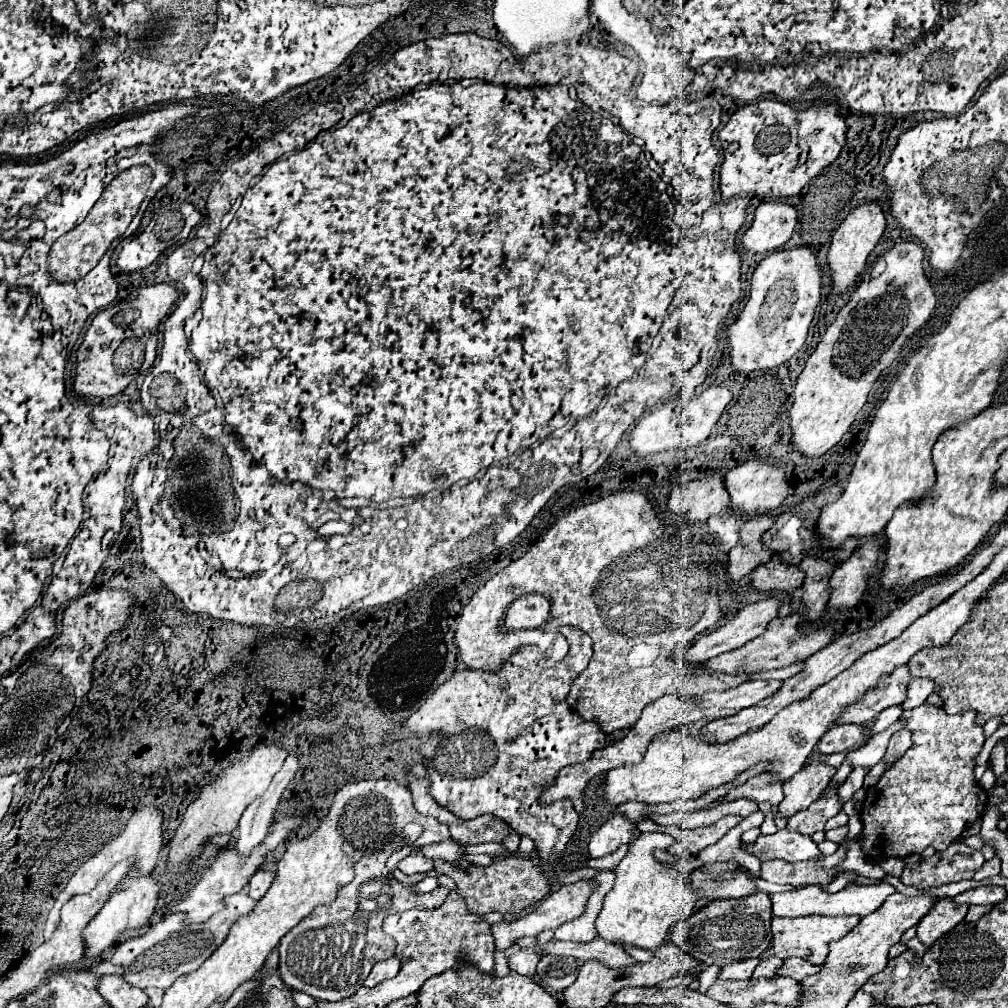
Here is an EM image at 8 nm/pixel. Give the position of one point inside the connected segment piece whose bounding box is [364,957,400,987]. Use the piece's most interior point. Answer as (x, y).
(390, 968)

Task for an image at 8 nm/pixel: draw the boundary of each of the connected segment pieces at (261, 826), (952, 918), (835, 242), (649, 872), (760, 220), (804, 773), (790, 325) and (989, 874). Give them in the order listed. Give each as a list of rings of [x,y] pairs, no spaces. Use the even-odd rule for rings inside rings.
[[[290,753],[288,759],[284,761],[284,767],[274,775],[268,789],[244,811],[238,823],[238,841],[236,841],[238,851],[250,853],[252,847],[260,845],[274,819],[274,811],[282,801],[284,791],[288,783],[294,779],[296,771],[298,771],[298,753]]]
[[[940,899],[940,903],[932,905],[932,911],[924,915],[918,923],[918,937],[920,941],[930,947],[936,939],[940,939],[944,933],[954,929],[968,913],[966,903],[956,903],[952,899]]]
[[[870,201],[860,205],[858,209],[850,211],[850,215],[842,221],[842,225],[834,231],[832,235],[832,243],[830,243],[830,251],[828,251],[828,265],[832,269],[834,275],[834,289],[832,295],[840,295],[850,291],[856,285],[856,277],[864,271],[866,267],[866,259],[870,255],[870,251],[876,247],[876,243],[880,241],[882,233],[886,229],[886,217],[884,217],[884,209],[880,203]]]
[[[642,833],[638,839],[630,841],[628,855],[622,859],[622,863],[614,869],[616,881],[614,887],[606,893],[602,911],[596,919],[596,931],[598,937],[614,943],[622,941],[628,945],[636,945],[642,949],[656,951],[662,943],[668,931],[688,919],[694,909],[696,901],[700,899],[692,887],[688,885],[688,877],[674,867],[674,863],[658,861],[654,857],[654,849],[670,851],[676,839],[668,833]]]
[[[768,201],[756,209],[752,227],[744,233],[742,245],[752,253],[774,251],[794,233],[798,211],[782,201]]]
[[[822,761],[806,763],[790,781],[784,783],[784,801],[778,807],[780,815],[790,817],[800,809],[806,809],[828,787],[834,773],[836,767],[830,767]]]
[[[792,247],[784,251],[770,253],[754,271],[752,275],[752,291],[750,299],[744,307],[742,317],[728,329],[728,343],[730,343],[730,361],[736,371],[750,373],[762,367],[778,367],[786,363],[792,355],[800,351],[806,341],[810,323],[814,319],[814,311],[822,299],[822,269],[818,265],[816,253],[810,247]]]
[[[995,855],[991,860],[986,861],[983,867],[974,875],[973,879],[982,881],[983,879],[992,878],[1001,873],[1000,858]]]

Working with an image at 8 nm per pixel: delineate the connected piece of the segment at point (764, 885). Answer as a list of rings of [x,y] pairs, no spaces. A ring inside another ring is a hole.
[[[760,878],[759,880],[756,880],[756,884],[760,891],[763,891],[767,894],[786,892],[788,890],[790,891],[790,890],[794,890],[794,889],[801,889],[801,888],[812,885],[812,884],[805,883],[798,887],[794,887],[791,885],[780,885],[780,884],[771,883],[771,882],[765,881],[762,878]]]

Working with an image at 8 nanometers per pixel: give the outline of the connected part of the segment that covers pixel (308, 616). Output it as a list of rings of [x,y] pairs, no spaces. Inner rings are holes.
[[[458,33],[458,35],[444,35],[444,37],[440,37],[440,39],[426,39],[426,41],[418,41],[418,43],[412,43],[412,45],[408,45],[408,47],[402,47],[402,49],[398,49],[398,51],[396,51],[396,53],[394,53],[394,55],[392,55],[392,59],[390,59],[390,61],[388,61],[388,63],[385,63],[385,64],[383,64],[383,65],[381,65],[381,66],[380,66],[380,67],[379,67],[379,66],[377,66],[377,67],[373,67],[373,68],[372,68],[372,69],[371,69],[371,70],[370,70],[370,71],[369,71],[369,73],[367,73],[367,74],[365,74],[365,75],[364,75],[364,82],[363,82],[363,83],[362,83],[362,84],[361,84],[361,85],[359,85],[359,86],[358,86],[358,87],[357,87],[357,88],[356,88],[356,89],[354,89],[354,90],[352,90],[352,91],[349,91],[349,92],[348,92],[348,93],[343,93],[343,94],[341,94],[341,95],[340,95],[340,99],[338,99],[338,101],[330,101],[330,103],[326,103],[326,105],[316,105],[316,107],[314,107],[314,109],[312,109],[312,111],[310,111],[310,113],[308,113],[308,115],[304,115],[304,117],[300,117],[300,119],[296,119],[296,121],[294,121],[294,123],[292,123],[292,125],[288,125],[288,127],[286,127],[286,129],[283,129],[283,130],[282,130],[282,131],[280,131],[280,132],[278,132],[278,133],[277,133],[277,134],[276,134],[276,135],[274,135],[274,137],[273,137],[273,138],[272,138],[272,139],[269,139],[269,140],[268,140],[268,141],[265,141],[265,142],[264,142],[264,143],[262,143],[262,145],[260,145],[260,147],[256,147],[256,149],[255,149],[255,150],[254,150],[254,151],[252,151],[252,153],[248,153],[248,155],[246,155],[246,157],[244,157],[244,159],[240,159],[240,161],[238,161],[238,163],[234,163],[234,165],[232,165],[232,166],[231,166],[231,167],[230,167],[230,169],[228,169],[228,171],[226,171],[226,173],[224,173],[224,175],[222,175],[222,177],[220,177],[220,183],[216,183],[216,185],[214,185],[214,187],[212,187],[212,191],[210,191],[210,197],[208,197],[208,203],[206,203],[206,219],[204,219],[204,222],[202,222],[202,223],[201,223],[201,224],[200,224],[200,225],[199,225],[199,226],[198,226],[198,229],[197,229],[197,232],[196,232],[196,235],[195,235],[195,237],[194,237],[194,238],[193,238],[193,239],[191,239],[191,240],[187,240],[187,241],[186,241],[186,242],[185,242],[185,243],[184,243],[184,244],[182,244],[182,245],[181,245],[181,246],[179,246],[179,247],[178,247],[178,248],[177,248],[177,249],[176,249],[176,250],[175,250],[175,251],[173,251],[173,252],[172,252],[172,253],[171,253],[171,254],[170,254],[170,255],[169,255],[169,256],[168,256],[168,258],[167,258],[167,274],[168,274],[168,276],[169,276],[169,277],[170,277],[170,278],[171,278],[171,279],[172,279],[172,280],[173,280],[173,281],[175,281],[175,282],[178,282],[178,283],[182,283],[182,285],[183,285],[183,287],[184,287],[184,289],[185,289],[185,291],[186,291],[186,293],[187,293],[187,294],[186,294],[186,296],[185,296],[185,298],[184,298],[184,300],[183,300],[183,301],[181,301],[181,302],[180,302],[180,303],[179,303],[179,304],[178,304],[178,307],[177,307],[177,309],[175,309],[175,310],[174,310],[174,311],[173,311],[173,312],[172,312],[172,314],[171,314],[171,315],[170,315],[170,317],[168,317],[168,318],[167,318],[167,319],[166,319],[166,321],[164,321],[164,332],[165,332],[165,333],[164,333],[164,334],[163,334],[163,338],[164,338],[164,339],[163,339],[163,344],[162,344],[162,349],[161,349],[161,352],[162,352],[162,353],[160,353],[160,359],[158,359],[158,361],[156,361],[156,363],[154,363],[154,365],[152,365],[152,367],[150,367],[150,371],[148,371],[148,375],[146,375],[146,379],[144,379],[144,383],[142,383],[142,389],[140,389],[140,395],[142,395],[142,403],[144,403],[144,409],[148,409],[148,411],[150,411],[150,413],[154,413],[154,411],[156,411],[156,409],[158,409],[158,405],[160,405],[160,403],[162,403],[162,401],[164,401],[164,399],[166,399],[166,397],[180,397],[180,379],[176,379],[176,359],[172,359],[172,361],[166,361],[166,359],[170,359],[170,353],[168,353],[168,349],[172,349],[172,357],[174,357],[174,349],[176,349],[176,353],[178,353],[178,355],[188,355],[188,359],[192,359],[192,357],[196,357],[196,359],[198,359],[198,367],[200,367],[200,365],[202,365],[202,367],[204,367],[204,371],[206,371],[206,373],[204,373],[204,371],[202,371],[202,375],[194,375],[194,377],[202,377],[202,379],[196,379],[196,381],[192,381],[192,383],[196,383],[196,385],[198,385],[198,383],[204,383],[204,379],[206,379],[206,383],[204,383],[204,387],[209,387],[209,389],[210,389],[210,391],[196,391],[196,393],[198,393],[198,415],[200,415],[200,417],[202,417],[202,415],[204,415],[204,417],[206,417],[206,415],[208,415],[208,417],[210,417],[210,413],[214,413],[214,411],[216,411],[216,413],[222,413],[222,415],[224,415],[224,421],[228,421],[228,425],[232,425],[232,429],[234,429],[234,431],[236,431],[236,433],[238,433],[238,435],[236,435],[236,433],[234,433],[234,431],[232,431],[232,429],[230,429],[230,427],[224,427],[224,431],[194,431],[194,433],[184,433],[184,435],[182,435],[182,437],[160,437],[160,433],[158,433],[158,421],[156,421],[156,417],[154,417],[154,416],[152,416],[152,415],[149,415],[149,414],[142,414],[142,415],[137,415],[137,414],[136,414],[136,413],[134,413],[134,412],[133,412],[133,411],[131,411],[131,410],[130,410],[130,409],[129,409],[129,408],[127,408],[127,407],[126,407],[126,406],[125,406],[125,405],[124,405],[124,404],[122,404],[122,403],[118,403],[118,404],[117,404],[117,405],[115,405],[115,406],[110,406],[110,407],[103,407],[103,408],[102,408],[102,410],[101,410],[101,411],[99,411],[99,412],[97,412],[97,419],[98,419],[98,420],[97,420],[97,427],[98,427],[98,428],[99,428],[99,429],[101,429],[101,430],[104,430],[104,431],[105,431],[105,433],[106,433],[106,435],[107,435],[107,437],[108,437],[108,440],[109,440],[109,443],[110,443],[110,450],[109,450],[109,455],[113,455],[113,456],[111,456],[111,457],[110,457],[110,459],[108,459],[108,461],[107,461],[107,463],[106,463],[106,466],[107,466],[107,468],[108,468],[108,470],[107,470],[107,471],[106,471],[106,472],[105,472],[105,473],[102,473],[102,474],[99,474],[99,475],[98,475],[98,476],[97,476],[97,477],[96,477],[96,478],[95,478],[95,479],[96,479],[96,480],[94,480],[94,481],[93,481],[93,484],[92,484],[92,486],[91,486],[91,491],[90,491],[90,493],[89,493],[89,495],[88,495],[88,497],[87,497],[87,500],[86,500],[86,502],[85,502],[85,505],[86,505],[86,506],[88,506],[88,508],[89,508],[89,510],[90,510],[90,517],[89,517],[89,520],[87,520],[87,521],[85,521],[85,522],[84,522],[84,523],[92,523],[92,525],[98,525],[98,527],[106,527],[106,525],[110,525],[110,529],[108,529],[108,530],[112,530],[112,531],[113,531],[113,532],[114,532],[114,533],[115,533],[115,534],[118,534],[118,533],[119,533],[119,532],[120,532],[120,530],[121,530],[121,528],[122,528],[122,527],[120,527],[120,525],[122,525],[122,526],[123,526],[123,525],[124,525],[124,524],[125,524],[125,525],[127,525],[127,522],[141,522],[141,524],[142,524],[142,525],[141,525],[141,524],[140,524],[140,531],[141,531],[141,537],[142,537],[142,539],[141,539],[141,546],[142,546],[142,555],[144,555],[144,563],[146,563],[146,567],[150,567],[150,569],[152,569],[152,571],[154,571],[154,573],[156,573],[156,575],[158,575],[158,577],[160,577],[160,579],[162,579],[162,581],[164,581],[164,585],[166,585],[166,587],[168,587],[168,589],[170,589],[170,591],[174,591],[174,593],[178,593],[178,599],[180,599],[180,601],[182,601],[182,603],[184,603],[184,605],[186,605],[186,607],[188,607],[188,609],[190,609],[190,611],[196,611],[196,613],[208,613],[208,615],[212,615],[212,617],[216,617],[216,619],[222,619],[222,621],[234,621],[234,623],[240,623],[240,625],[272,625],[272,627],[282,627],[282,629],[283,629],[283,628],[284,628],[284,629],[286,629],[286,628],[293,628],[293,629],[304,629],[304,631],[310,631],[310,629],[317,629],[317,628],[320,628],[320,627],[322,627],[322,626],[324,626],[324,625],[326,625],[326,623],[338,623],[338,621],[342,621],[342,619],[344,619],[344,617],[350,617],[350,615],[352,615],[352,613],[356,613],[356,611],[360,611],[360,609],[366,609],[366,607],[374,607],[374,605],[384,605],[384,603],[390,603],[390,601],[394,601],[394,599],[398,599],[398,597],[402,597],[402,595],[406,595],[406,593],[408,593],[408,591],[410,591],[410,589],[414,589],[414,587],[416,587],[416,585],[420,585],[420,583],[424,583],[424,581],[428,581],[428,579],[430,579],[430,577],[434,577],[434,575],[438,575],[438,573],[442,573],[442,571],[446,571],[446,569],[454,569],[454,567],[458,567],[458,565],[462,565],[462,563],[470,563],[470,561],[476,561],[476,559],[480,559],[480,557],[486,557],[486,555],[488,555],[488,553],[492,553],[492,551],[494,551],[494,549],[498,549],[498,547],[504,547],[504,545],[508,545],[508,543],[510,543],[510,541],[514,541],[514,539],[516,539],[516,537],[518,537],[518,535],[520,535],[520,533],[522,533],[522,531],[524,531],[524,529],[526,529],[526,527],[528,527],[528,525],[530,525],[530,521],[532,521],[532,519],[534,519],[534,517],[536,517],[536,515],[538,515],[538,511],[540,511],[540,509],[542,509],[542,507],[544,507],[544,505],[546,505],[546,501],[548,501],[548,499],[550,499],[550,497],[552,497],[552,495],[554,495],[554,493],[556,493],[556,491],[558,491],[558,489],[560,489],[560,487],[564,487],[564,485],[568,485],[568,483],[578,483],[578,481],[582,481],[582,479],[586,479],[586,477],[590,477],[590,475],[592,475],[592,473],[596,473],[596,471],[598,471],[598,469],[600,469],[600,467],[602,467],[602,465],[604,465],[604,461],[606,461],[606,459],[608,459],[608,457],[610,457],[610,453],[612,453],[612,451],[614,451],[614,449],[616,449],[616,447],[617,447],[617,445],[618,445],[618,443],[619,443],[619,441],[620,441],[620,440],[621,440],[621,438],[622,438],[622,436],[623,436],[623,435],[626,435],[626,434],[629,434],[629,433],[630,433],[630,432],[631,432],[631,430],[633,430],[633,429],[634,429],[634,427],[633,427],[633,423],[634,423],[634,421],[636,421],[636,419],[640,419],[640,415],[644,415],[644,413],[652,413],[652,411],[656,411],[656,409],[660,409],[660,407],[664,407],[664,405],[666,405],[666,403],[668,403],[668,401],[674,401],[674,399],[684,399],[684,400],[686,400],[686,401],[687,401],[687,400],[688,400],[688,399],[692,399],[692,398],[693,398],[693,396],[694,396],[694,395],[695,395],[695,389],[696,389],[696,388],[697,388],[697,387],[698,387],[698,386],[699,386],[699,385],[701,385],[701,384],[702,384],[702,383],[703,383],[703,382],[704,382],[704,380],[705,380],[705,379],[706,379],[706,378],[707,378],[707,376],[708,376],[708,374],[709,374],[709,370],[710,370],[710,368],[711,368],[711,361],[712,361],[712,357],[714,357],[714,353],[716,353],[716,347],[718,347],[718,345],[716,345],[716,343],[718,343],[718,327],[720,327],[720,325],[722,325],[722,323],[724,323],[724,319],[726,319],[726,315],[728,315],[728,311],[730,311],[730,307],[732,307],[732,303],[734,303],[734,301],[736,301],[736,299],[738,299],[738,297],[740,297],[740,265],[742,265],[742,261],[740,261],[740,255],[738,255],[738,251],[736,251],[736,233],[738,233],[738,231],[740,231],[740,227],[742,227],[742,225],[744,225],[744,221],[746,221],[746,207],[747,207],[747,205],[748,205],[748,199],[746,199],[746,197],[744,197],[744,198],[741,198],[741,197],[738,197],[738,198],[731,198],[731,199],[729,199],[729,200],[727,200],[727,201],[716,201],[716,197],[714,197],[714,189],[712,189],[712,185],[714,185],[714,167],[716,167],[716,163],[718,163],[718,151],[716,151],[716,147],[714,147],[714,145],[712,145],[712,133],[714,133],[714,129],[716,129],[716,127],[718,127],[718,125],[720,125],[720,111],[722,111],[722,107],[720,107],[720,103],[718,103],[718,101],[716,101],[716,99],[714,99],[714,97],[704,97],[704,99],[700,99],[700,101],[688,101],[688,99],[680,99],[680,163],[658,163],[658,165],[660,165],[660,167],[662,167],[662,169],[664,169],[664,175],[668,175],[668,177],[670,177],[670,179],[671,179],[671,183],[670,183],[670,184],[671,184],[671,186],[672,186],[672,188],[673,188],[673,198],[674,198],[674,199],[675,199],[675,200],[674,200],[674,202],[673,202],[673,203],[672,203],[672,199],[670,199],[670,195],[668,195],[668,193],[666,193],[666,183],[664,183],[664,181],[662,181],[662,179],[660,179],[660,175],[658,175],[658,173],[654,173],[654,171],[652,171],[652,169],[650,169],[650,167],[648,167],[648,161],[646,161],[646,157],[644,157],[644,151],[642,151],[642,149],[640,149],[640,147],[638,147],[638,145],[634,145],[634,141],[632,141],[632,135],[636,135],[636,137],[642,137],[642,139],[644,139],[644,141],[646,141],[646,149],[650,149],[650,151],[656,151],[656,123],[664,123],[664,119],[668,119],[668,111],[664,111],[664,115],[660,115],[660,119],[656,119],[656,105],[644,105],[644,109],[646,109],[646,111],[642,111],[642,109],[636,109],[636,105],[634,105],[634,101],[636,101],[636,97],[634,97],[634,95],[632,95],[632,83],[634,83],[634,77],[636,77],[636,75],[638,75],[638,63],[634,63],[634,61],[632,61],[632,59],[628,59],[628,71],[624,71],[624,67],[616,67],[616,71],[620,71],[620,75],[614,75],[614,79],[612,79],[612,77],[608,77],[608,75],[610,75],[610,51],[608,51],[608,49],[598,49],[598,47],[592,47],[592,45],[584,45],[584,43],[578,43],[578,45],[564,45],[564,47],[550,47],[550,49],[544,49],[544,51],[538,51],[538,53],[534,53],[534,55],[532,55],[532,59],[538,59],[538,61],[534,61],[534,63],[526,63],[526,65],[536,65],[536,67],[532,67],[532,69],[530,69],[530,73],[529,73],[529,71],[528,71],[528,70],[526,70],[526,69],[524,69],[524,66],[525,66],[525,63],[524,63],[524,62],[522,62],[522,60],[520,60],[520,59],[516,59],[516,57],[514,57],[514,55],[512,55],[512,51],[510,51],[510,49],[508,49],[508,47],[506,47],[506,45],[502,45],[502,43],[500,43],[500,41],[490,41],[490,39],[484,39],[484,37],[478,37],[478,35],[476,35],[476,33]],[[462,79],[482,79],[482,81],[488,81],[488,83],[474,83],[474,85],[468,85],[468,87],[464,87],[464,85],[462,85],[462,83],[460,83],[460,82],[455,82],[455,83],[452,83],[452,81],[462,81]],[[420,83],[426,83],[426,85],[430,85],[430,83],[434,83],[434,85],[432,85],[432,87],[426,87],[426,89],[420,89],[420,91],[412,91],[412,93],[408,93],[408,91],[410,91],[410,89],[414,89],[414,87],[416,87],[416,85],[420,85]],[[568,87],[574,87],[574,89],[578,89],[578,99],[582,99],[582,101],[584,101],[584,103],[586,103],[586,105],[584,105],[584,103],[582,103],[582,101],[578,101],[578,99],[572,99],[572,97],[570,97],[570,95],[568,95]],[[594,111],[608,111],[608,113],[612,113],[612,115],[614,115],[614,117],[618,117],[618,119],[620,119],[620,125],[622,125],[622,127],[624,127],[624,129],[622,129],[622,127],[620,127],[620,125],[616,125],[616,123],[614,123],[614,121],[612,121],[612,119],[610,119],[610,117],[604,117],[604,115],[600,115],[600,113],[594,113]],[[342,119],[346,119],[346,121],[348,121],[348,119],[350,119],[350,121],[348,121],[348,125],[344,125],[344,127],[340,127],[340,129],[334,129],[334,131],[332,131],[332,134],[331,134],[331,132],[329,132],[329,131],[323,131],[323,132],[321,132],[321,133],[320,133],[320,134],[319,134],[319,135],[318,135],[318,131],[322,131],[322,129],[324,129],[324,127],[326,127],[326,129],[330,129],[330,127],[334,127],[334,125],[336,125],[336,123],[338,123],[338,121],[342,121]],[[298,150],[302,150],[302,151],[300,151],[300,153],[296,153],[296,155],[290,155],[290,157],[288,157],[288,159],[282,159],[282,161],[277,161],[277,160],[278,160],[278,159],[279,159],[279,158],[280,158],[280,157],[281,157],[281,156],[282,156],[282,155],[284,155],[284,154],[285,154],[285,153],[291,153],[291,152],[295,152],[295,151],[298,151]],[[271,163],[274,163],[274,165],[270,165],[270,167],[268,167],[268,169],[266,169],[266,173],[264,173],[264,175],[262,175],[262,179],[260,179],[260,181],[258,181],[258,183],[256,183],[256,185],[254,185],[254,187],[250,187],[250,189],[248,189],[248,185],[250,185],[250,181],[252,181],[252,179],[254,179],[254,177],[256,177],[256,175],[260,175],[260,174],[261,174],[261,173],[262,173],[262,172],[263,172],[263,169],[264,169],[264,167],[266,167],[266,165],[267,165],[267,164],[271,164]],[[243,195],[244,195],[244,199],[242,199],[242,205],[240,205],[240,209],[238,209],[238,211],[236,211],[236,217],[234,217],[234,221],[232,221],[232,223],[230,223],[230,225],[228,225],[228,227],[226,227],[226,229],[224,229],[224,231],[222,231],[222,235],[220,235],[220,241],[218,241],[218,243],[216,243],[216,245],[214,245],[214,243],[215,243],[215,242],[216,242],[216,240],[217,240],[217,238],[218,238],[218,237],[219,237],[219,233],[221,233],[221,230],[222,230],[222,229],[221,229],[221,221],[222,221],[222,218],[223,218],[223,217],[224,217],[224,215],[226,215],[226,213],[228,213],[228,211],[230,211],[230,207],[232,207],[232,205],[234,205],[234,201],[236,201],[236,199],[238,199],[238,197],[240,197],[240,196],[243,196]],[[564,309],[568,309],[568,311],[572,311],[572,317],[564,317],[564,315],[562,315],[562,311],[564,311]],[[193,313],[195,313],[195,314],[194,314],[194,323],[185,323],[185,319],[186,319],[186,317],[190,317],[190,316],[192,316],[192,315],[193,315]],[[548,313],[550,313],[550,315],[552,315],[552,329],[544,329],[544,327],[546,327],[546,325],[544,325],[544,319],[548,319],[548,317],[550,317],[550,315],[548,315]],[[666,317],[670,317],[670,325],[668,325],[668,331],[664,331],[664,335],[662,335],[662,339],[664,339],[664,345],[660,345],[660,329],[662,329],[662,325],[664,325],[664,321],[666,321]],[[676,375],[686,375],[686,379],[684,379],[684,387],[682,387],[682,389],[678,389],[678,377],[676,377]],[[560,431],[561,431],[561,432],[566,432],[566,433],[562,433],[562,434],[561,434],[561,435],[560,435],[560,436],[561,436],[561,437],[551,437],[551,436],[552,436],[552,435],[553,435],[553,434],[554,434],[554,433],[556,433],[556,432],[557,432],[557,433],[559,433],[559,434],[560,434]],[[495,466],[500,466],[500,471],[504,471],[504,475],[492,475],[492,477],[490,477],[490,473],[488,473],[488,475],[485,475],[485,474],[486,474],[486,472],[487,472],[487,469],[488,469],[488,471],[490,471],[490,469],[492,469],[492,468],[495,468]],[[278,479],[300,479],[300,481],[302,481],[302,483],[301,483],[301,482],[299,482],[299,481],[294,481],[294,482],[291,482],[291,483],[284,483],[284,481],[278,481]],[[308,487],[309,487],[309,488],[310,488],[310,489],[312,489],[312,494],[313,494],[313,496],[315,496],[315,497],[316,497],[316,499],[317,499],[317,498],[318,498],[318,499],[319,499],[319,501],[318,501],[318,503],[316,503],[316,505],[312,505],[312,503],[308,503],[308,497],[310,497],[310,489],[309,489],[309,488],[308,488]],[[322,504],[325,504],[325,513],[324,513],[324,514],[323,514],[323,516],[322,516],[322,517],[320,517],[320,518],[319,518],[319,519],[318,519],[318,507],[320,507],[320,505],[322,505]],[[342,508],[347,508],[347,509],[352,509],[352,514],[348,514],[348,513],[347,513],[347,512],[341,512],[341,509],[342,509]],[[332,512],[333,512],[333,513],[334,513],[334,515],[333,515],[333,516],[334,516],[334,517],[335,517],[335,518],[336,518],[336,519],[341,519],[341,520],[343,520],[343,521],[345,521],[345,522],[349,522],[349,523],[352,523],[352,522],[353,522],[353,520],[354,520],[354,518],[355,518],[355,517],[356,517],[356,516],[358,516],[358,515],[359,515],[359,516],[360,516],[360,517],[362,517],[362,519],[363,519],[363,520],[364,520],[364,521],[366,521],[366,520],[367,520],[367,519],[368,519],[368,520],[369,520],[369,519],[370,519],[370,520],[371,520],[371,530],[370,530],[370,532],[369,532],[369,534],[368,534],[368,535],[364,535],[364,536],[361,536],[361,537],[360,537],[360,538],[359,538],[359,536],[357,536],[357,535],[355,535],[355,534],[353,534],[353,533],[351,533],[351,534],[348,534],[348,535],[333,535],[333,536],[331,536],[331,537],[330,537],[330,538],[329,538],[329,539],[328,539],[328,538],[321,538],[321,537],[319,537],[319,536],[318,536],[318,534],[317,534],[317,530],[316,530],[316,529],[318,529],[318,528],[319,528],[319,527],[320,527],[320,526],[321,526],[321,525],[323,525],[323,523],[325,523],[325,522],[327,522],[327,521],[330,521],[330,520],[331,520],[331,519],[332,519],[332,516],[331,516],[331,515],[332,515]]]

